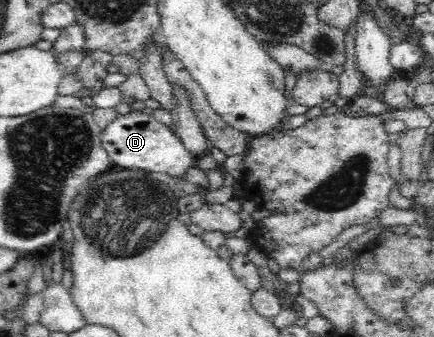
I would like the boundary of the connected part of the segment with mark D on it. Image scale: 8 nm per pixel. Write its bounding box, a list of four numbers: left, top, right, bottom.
[102,106,196,179]

